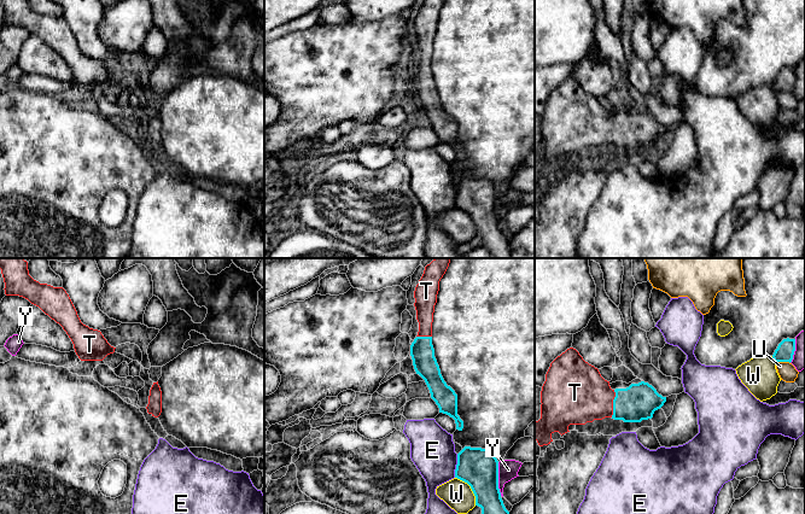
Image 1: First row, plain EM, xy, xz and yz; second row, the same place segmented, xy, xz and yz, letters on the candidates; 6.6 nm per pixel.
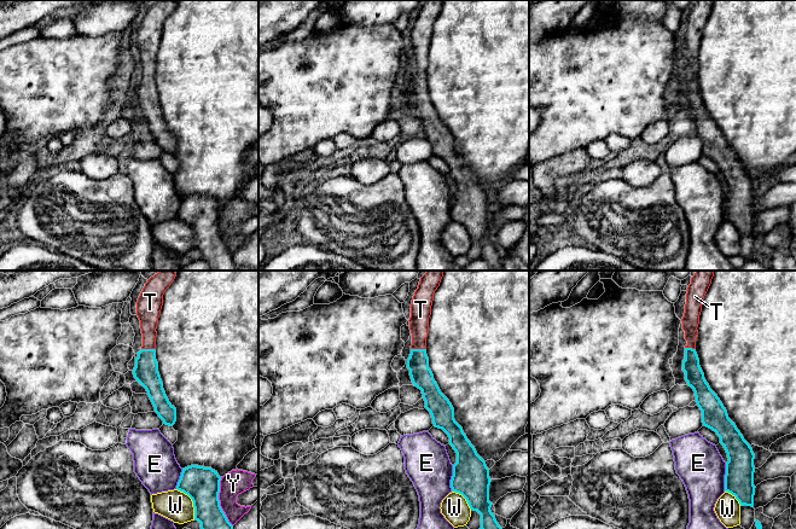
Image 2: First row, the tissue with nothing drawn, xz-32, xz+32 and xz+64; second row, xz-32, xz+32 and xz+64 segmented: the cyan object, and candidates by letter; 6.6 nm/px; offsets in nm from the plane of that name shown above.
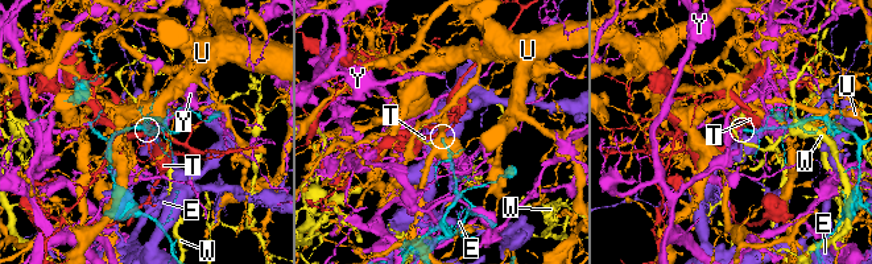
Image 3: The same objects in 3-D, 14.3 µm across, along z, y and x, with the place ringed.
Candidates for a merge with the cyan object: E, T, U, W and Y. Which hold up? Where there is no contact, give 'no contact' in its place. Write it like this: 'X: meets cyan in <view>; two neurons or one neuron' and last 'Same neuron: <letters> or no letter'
E: meets cyan in xz; two neurons
T: meets cyan in yz; one neuron
U: meets cyan in yz; two neurons
W: meets cyan in xz; two neurons
Y: meets cyan in xz; two neurons
Same neuron: T

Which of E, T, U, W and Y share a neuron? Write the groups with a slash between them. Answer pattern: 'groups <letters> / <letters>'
groups E / T / U / W / Y

